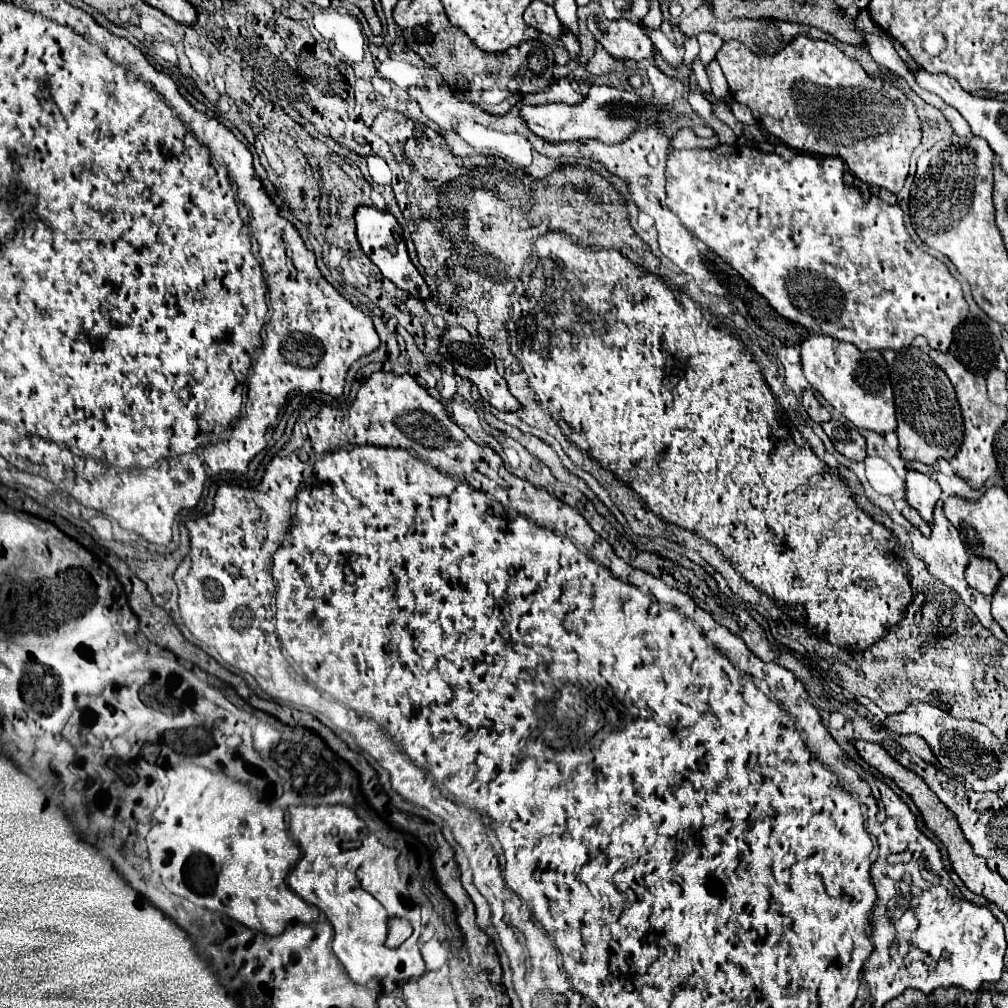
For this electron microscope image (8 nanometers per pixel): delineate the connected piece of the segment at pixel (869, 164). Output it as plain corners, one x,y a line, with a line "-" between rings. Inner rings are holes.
806,36
794,38
780,54
768,58
752,54
738,40
728,40
718,50
716,60
728,80
732,98
752,110
752,116
760,128
768,130
794,150
840,156
848,170
868,186
886,188
894,194
902,190
908,176
910,154
920,144
920,118
914,104
902,90
882,82
880,78
868,76
856,60
850,60
830,42

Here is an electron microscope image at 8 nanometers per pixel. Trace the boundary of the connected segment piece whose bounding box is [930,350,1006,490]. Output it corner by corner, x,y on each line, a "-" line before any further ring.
930,350
930,358
946,372
950,382
954,384
958,402
962,406
962,416
964,416
964,432
966,432
964,434
964,442
960,446
958,456
954,456
950,460
950,466
958,466
958,476
970,488
980,490
984,486
984,482
996,474
996,468
998,468
996,458
994,458
994,436
996,436
998,428
1006,422
1006,408
992,404
988,394
986,394
984,376
972,374
970,370
966,370
964,364
958,362
954,356
950,358
950,354
942,354
942,352
936,352
936,350

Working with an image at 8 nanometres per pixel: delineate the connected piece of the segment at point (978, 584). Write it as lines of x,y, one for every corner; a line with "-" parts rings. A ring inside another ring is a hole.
978,556
970,558
970,564
966,568
966,582
974,590
978,590
986,596
992,596
994,588
998,586
998,580
1002,580
1002,572
998,572
998,568
994,568
994,562
978,558

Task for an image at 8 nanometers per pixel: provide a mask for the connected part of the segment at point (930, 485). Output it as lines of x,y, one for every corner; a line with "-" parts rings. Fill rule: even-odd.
916,470
906,474
906,500
928,524
932,524
932,510
940,498
940,492
940,484
930,476

